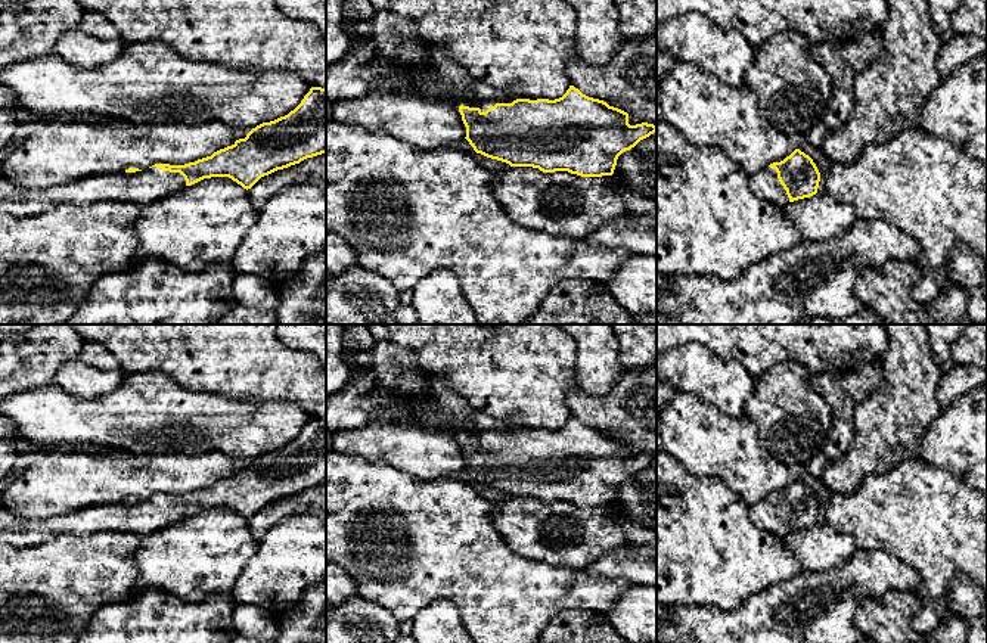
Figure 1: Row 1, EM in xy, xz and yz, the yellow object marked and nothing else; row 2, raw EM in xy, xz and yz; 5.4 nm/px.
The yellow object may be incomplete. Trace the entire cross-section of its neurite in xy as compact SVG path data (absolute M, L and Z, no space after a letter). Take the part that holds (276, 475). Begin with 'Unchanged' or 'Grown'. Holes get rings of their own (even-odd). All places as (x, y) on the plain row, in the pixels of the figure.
Grown. M311 417L288 445L252 459L245 469L184 496L89 506L53 518L22 518L0 504L0 543L32 547L62 534L89 537L102 531L149 534L204 509L229 507L251 519L261 507L326 484L326 419Z

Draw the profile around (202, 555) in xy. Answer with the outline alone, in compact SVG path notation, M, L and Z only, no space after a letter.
M229 507L204 509L192 516L139 535L140 544L131 555L137 580L127 599L136 597L149 587L176 594L179 599L198 603L212 594L232 597L239 574L258 550L248 521Z

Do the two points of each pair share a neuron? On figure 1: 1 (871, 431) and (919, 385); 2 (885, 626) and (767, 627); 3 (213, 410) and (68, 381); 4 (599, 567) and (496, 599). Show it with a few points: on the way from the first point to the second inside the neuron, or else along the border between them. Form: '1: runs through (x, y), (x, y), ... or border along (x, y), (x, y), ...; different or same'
1: runs through (882, 422), (908, 397); same
2: border along (880, 600), (866, 599), (857, 608), (856, 627); different
3: border along (130, 373), (106, 394), (78, 398); different
4: border along (584, 569), (593, 575), (620, 578); different

